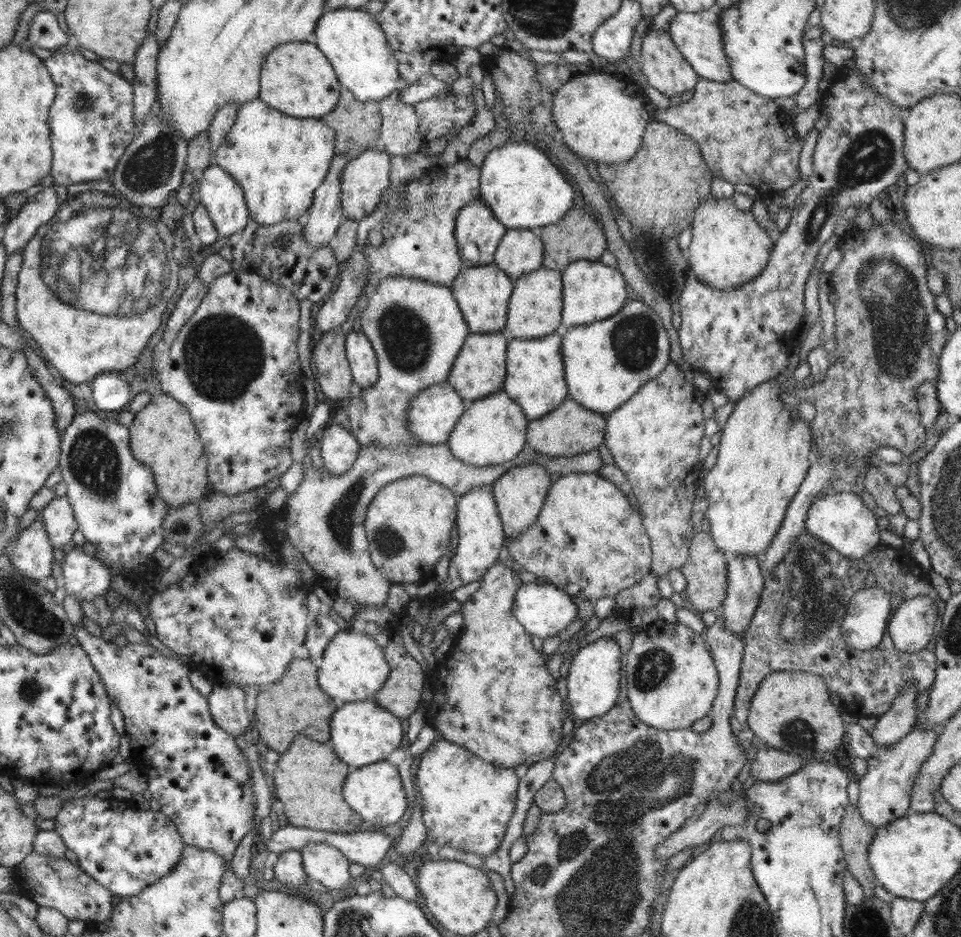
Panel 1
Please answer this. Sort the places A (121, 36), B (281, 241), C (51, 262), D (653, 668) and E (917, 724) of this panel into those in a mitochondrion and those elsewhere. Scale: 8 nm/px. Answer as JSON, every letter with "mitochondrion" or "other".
{"A":"other","B":"mitochondrion","C":"mitochondrion","D":"mitochondrion","E":"other"}

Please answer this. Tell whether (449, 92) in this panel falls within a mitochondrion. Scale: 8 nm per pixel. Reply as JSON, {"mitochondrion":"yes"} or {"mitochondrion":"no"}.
{"mitochondrion":"no"}

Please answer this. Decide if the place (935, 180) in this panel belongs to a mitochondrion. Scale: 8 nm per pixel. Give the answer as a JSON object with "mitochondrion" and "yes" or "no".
{"mitochondrion":"no"}

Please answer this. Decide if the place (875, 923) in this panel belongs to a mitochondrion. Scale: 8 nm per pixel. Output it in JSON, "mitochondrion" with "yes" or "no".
{"mitochondrion":"yes"}

